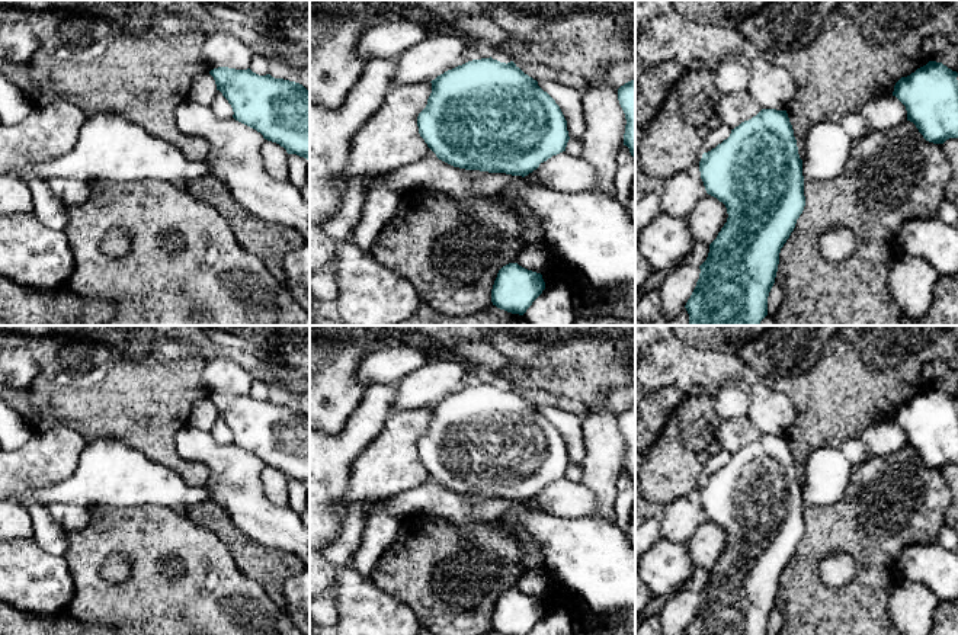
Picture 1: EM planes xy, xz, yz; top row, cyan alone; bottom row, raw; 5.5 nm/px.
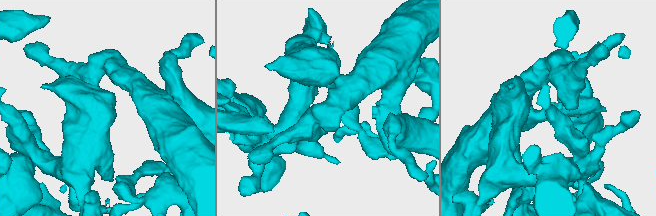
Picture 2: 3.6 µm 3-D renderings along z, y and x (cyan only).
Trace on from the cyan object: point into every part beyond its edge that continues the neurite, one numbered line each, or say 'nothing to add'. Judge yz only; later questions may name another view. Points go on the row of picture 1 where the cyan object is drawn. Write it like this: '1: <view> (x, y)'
1: yz (827, 146)

